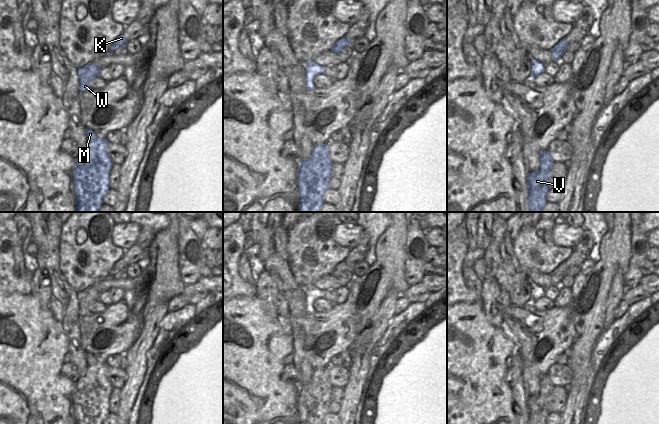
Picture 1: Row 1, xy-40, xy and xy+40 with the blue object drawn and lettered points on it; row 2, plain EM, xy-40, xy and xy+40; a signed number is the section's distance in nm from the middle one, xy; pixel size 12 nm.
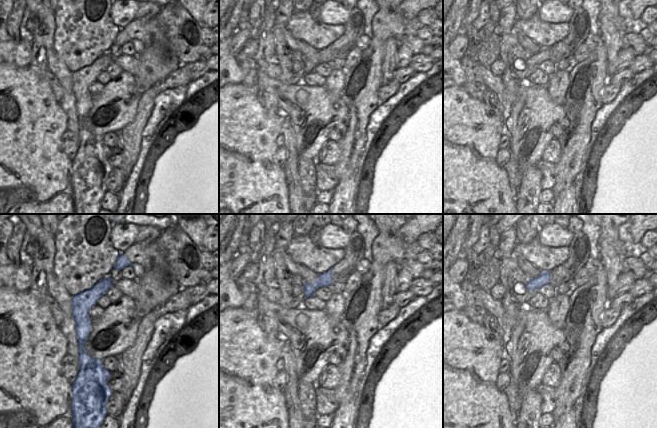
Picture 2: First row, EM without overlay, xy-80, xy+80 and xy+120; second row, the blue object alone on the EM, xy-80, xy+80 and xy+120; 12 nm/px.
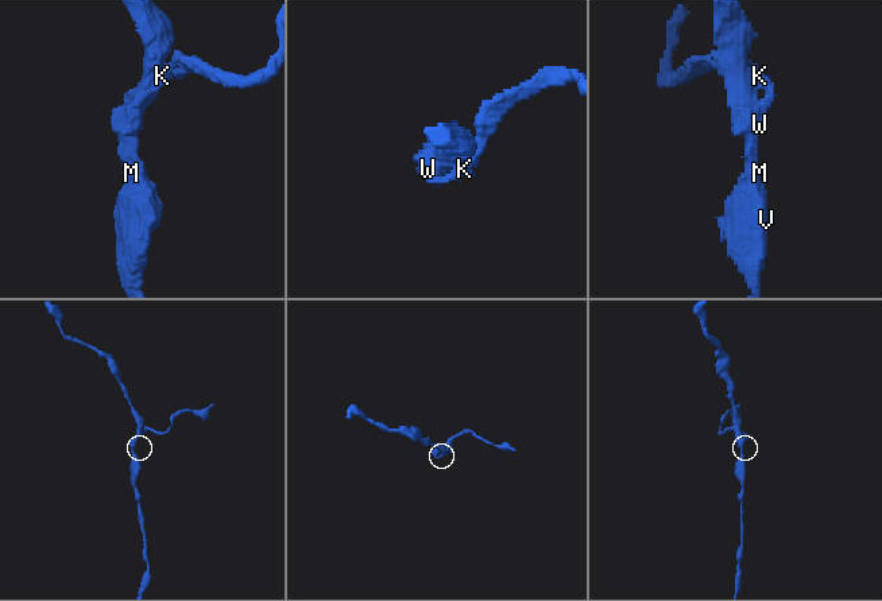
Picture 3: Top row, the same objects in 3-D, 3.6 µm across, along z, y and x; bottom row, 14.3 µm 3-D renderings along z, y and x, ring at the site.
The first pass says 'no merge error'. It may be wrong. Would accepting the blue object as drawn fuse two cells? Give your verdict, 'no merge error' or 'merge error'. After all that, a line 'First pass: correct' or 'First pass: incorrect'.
merge error
First pass: incorrect

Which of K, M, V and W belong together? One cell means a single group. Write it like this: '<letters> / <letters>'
K / M V W

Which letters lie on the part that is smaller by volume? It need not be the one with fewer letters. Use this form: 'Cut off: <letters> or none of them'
Cut off: K

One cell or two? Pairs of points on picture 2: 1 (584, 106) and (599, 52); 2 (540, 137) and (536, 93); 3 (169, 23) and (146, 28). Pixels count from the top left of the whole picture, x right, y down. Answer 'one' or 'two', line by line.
1: one
2: one
3: one

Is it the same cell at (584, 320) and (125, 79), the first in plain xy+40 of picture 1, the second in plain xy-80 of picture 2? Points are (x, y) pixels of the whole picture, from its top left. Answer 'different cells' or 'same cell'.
different cells

